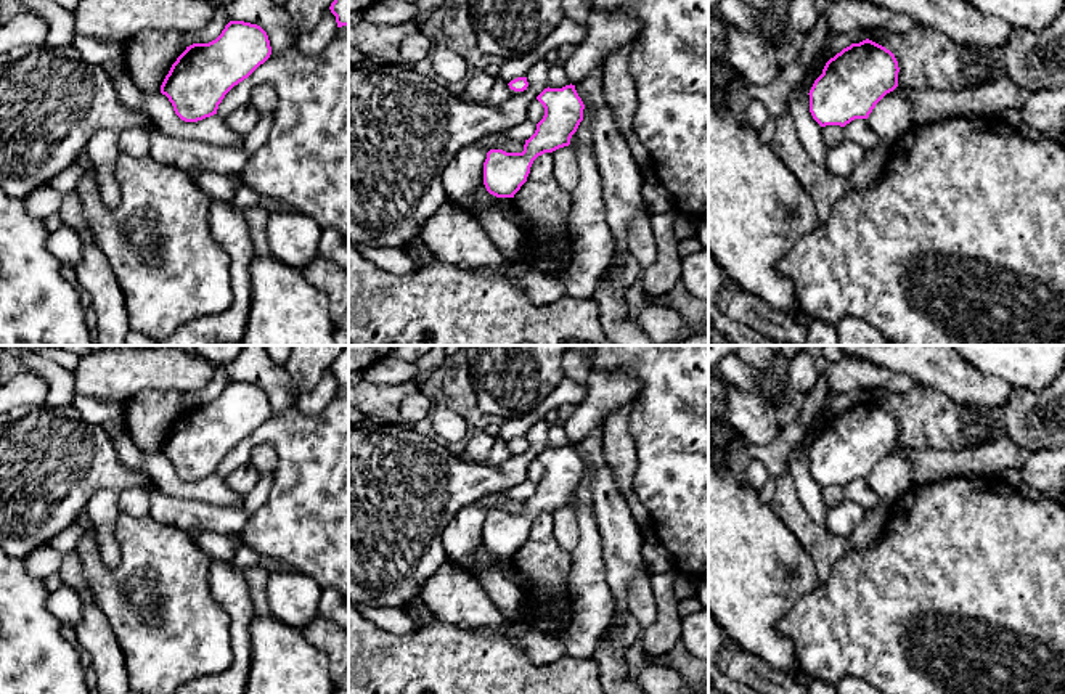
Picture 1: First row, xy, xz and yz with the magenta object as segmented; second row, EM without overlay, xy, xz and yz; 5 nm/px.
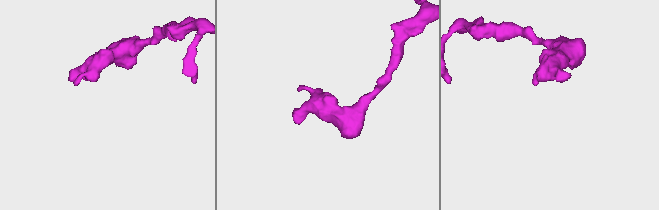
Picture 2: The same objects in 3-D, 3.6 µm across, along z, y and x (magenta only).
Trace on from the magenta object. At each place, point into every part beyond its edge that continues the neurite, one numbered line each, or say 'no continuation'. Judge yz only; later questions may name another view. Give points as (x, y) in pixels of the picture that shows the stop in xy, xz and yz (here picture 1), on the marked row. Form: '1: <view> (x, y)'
no continuation

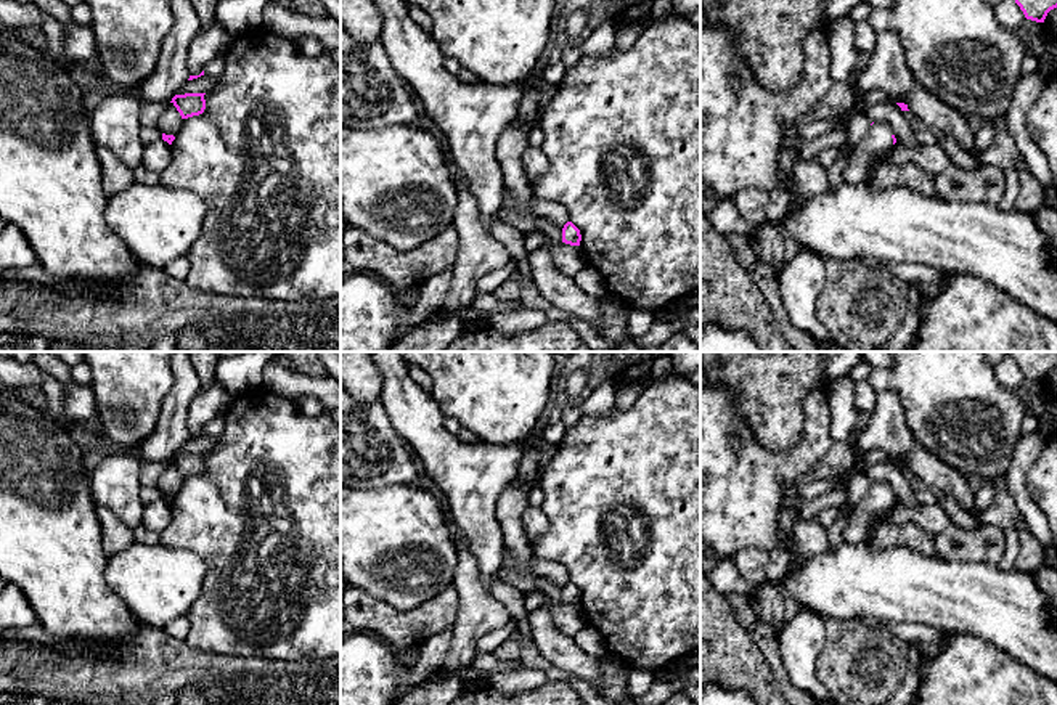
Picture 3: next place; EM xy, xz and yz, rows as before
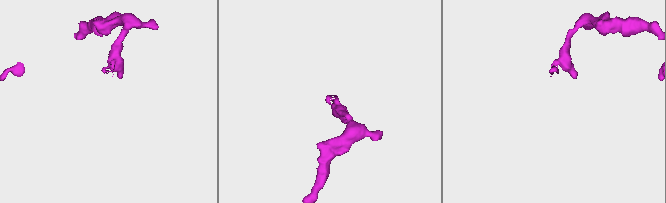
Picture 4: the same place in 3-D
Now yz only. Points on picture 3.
1: yz (879, 138)

